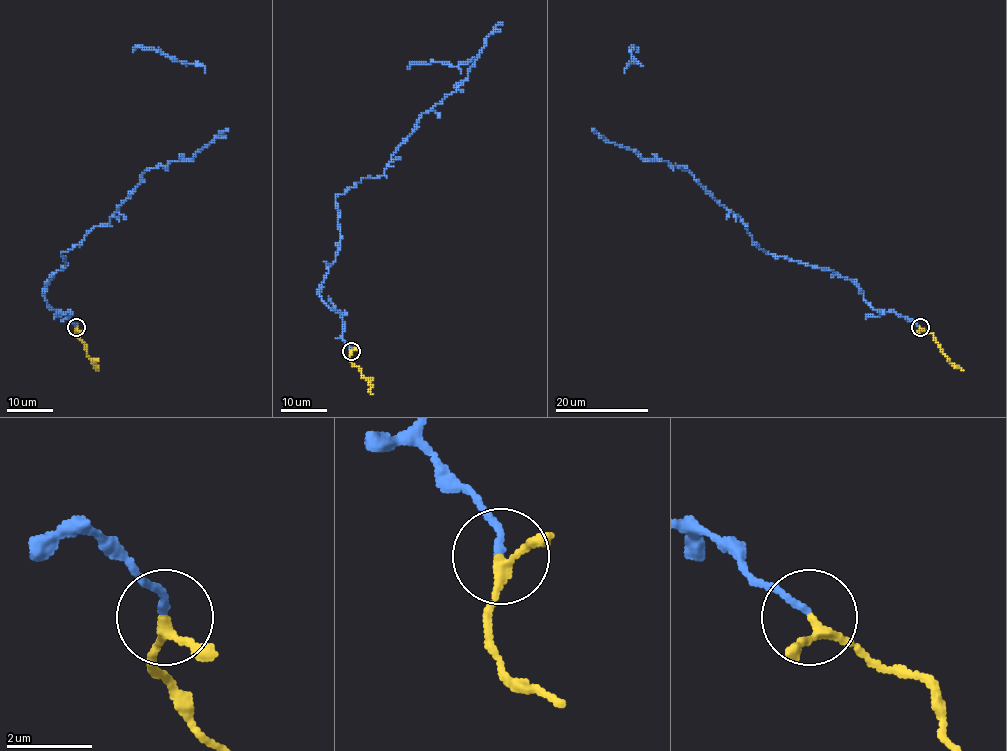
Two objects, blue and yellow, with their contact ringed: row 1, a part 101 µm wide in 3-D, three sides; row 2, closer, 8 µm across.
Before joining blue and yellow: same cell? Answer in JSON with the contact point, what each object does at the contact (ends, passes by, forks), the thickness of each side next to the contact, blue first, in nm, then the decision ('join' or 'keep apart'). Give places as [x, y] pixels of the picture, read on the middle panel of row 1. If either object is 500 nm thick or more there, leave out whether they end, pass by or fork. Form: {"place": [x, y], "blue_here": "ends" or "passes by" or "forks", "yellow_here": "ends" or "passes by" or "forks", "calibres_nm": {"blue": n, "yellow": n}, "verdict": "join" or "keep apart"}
{"place": [351, 351], "blue_here": "ends", "yellow_here": "passes by", "calibres_nm": {"blue": 160, "yellow": 200}, "verdict": "join"}

